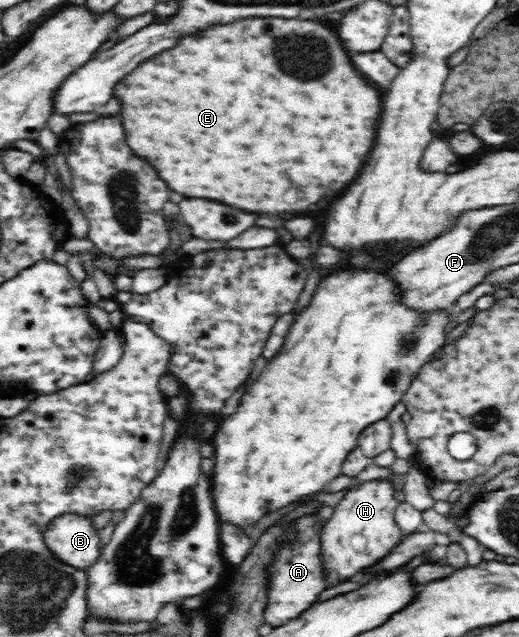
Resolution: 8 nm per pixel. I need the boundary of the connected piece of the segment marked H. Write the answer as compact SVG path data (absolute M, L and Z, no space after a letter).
M389 480L359 483L346 492L333 511L328 514L328 518L325 519L327 524L321 526L319 532L319 556L325 582L331 584L349 582L355 576L365 574L371 566L379 564L385 556L389 556L397 548L401 531L394 521L394 510L398 504L399 501L393 495L393 486Z

